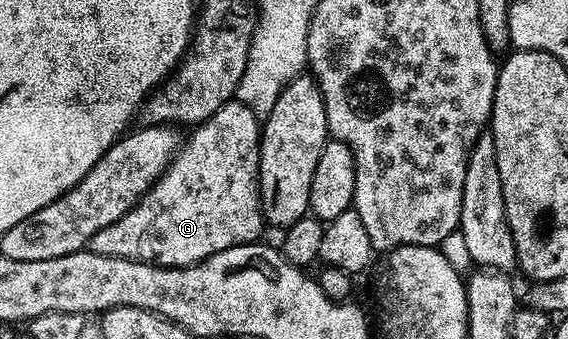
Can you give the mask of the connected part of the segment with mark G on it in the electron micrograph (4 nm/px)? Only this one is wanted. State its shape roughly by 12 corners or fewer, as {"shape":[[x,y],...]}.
{"shape":[[227,102],[91,250],[193,266],[257,241],[261,119]]}

